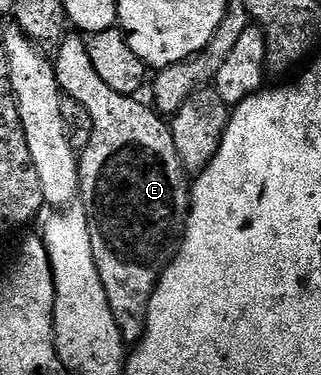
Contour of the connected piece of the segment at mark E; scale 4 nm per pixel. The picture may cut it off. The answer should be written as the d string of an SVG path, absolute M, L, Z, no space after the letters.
M72 33L59 40L56 49L54 66L61 92L74 97L74 101L82 101L82 105L86 105L86 110L90 113L90 121L94 121L90 145L86 145L86 149L78 155L78 199L84 204L84 211L88 214L90 245L94 249L98 277L102 277L102 285L106 289L108 304L114 313L120 336L125 344L135 345L144 337L144 325L148 322L148 306L156 282L169 263L175 259L184 239L184 225L188 221L190 202L190 179L178 157L178 149L174 149L172 129L165 116L153 110L147 102L139 103L139 98L114 93L110 85L103 83L94 65L90 65L87 42L79 34Z

